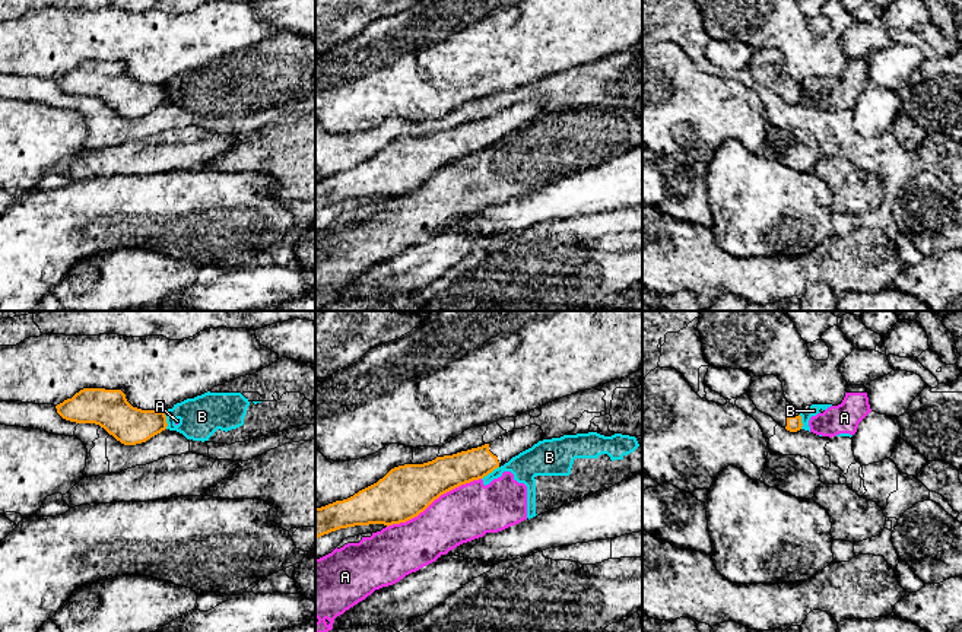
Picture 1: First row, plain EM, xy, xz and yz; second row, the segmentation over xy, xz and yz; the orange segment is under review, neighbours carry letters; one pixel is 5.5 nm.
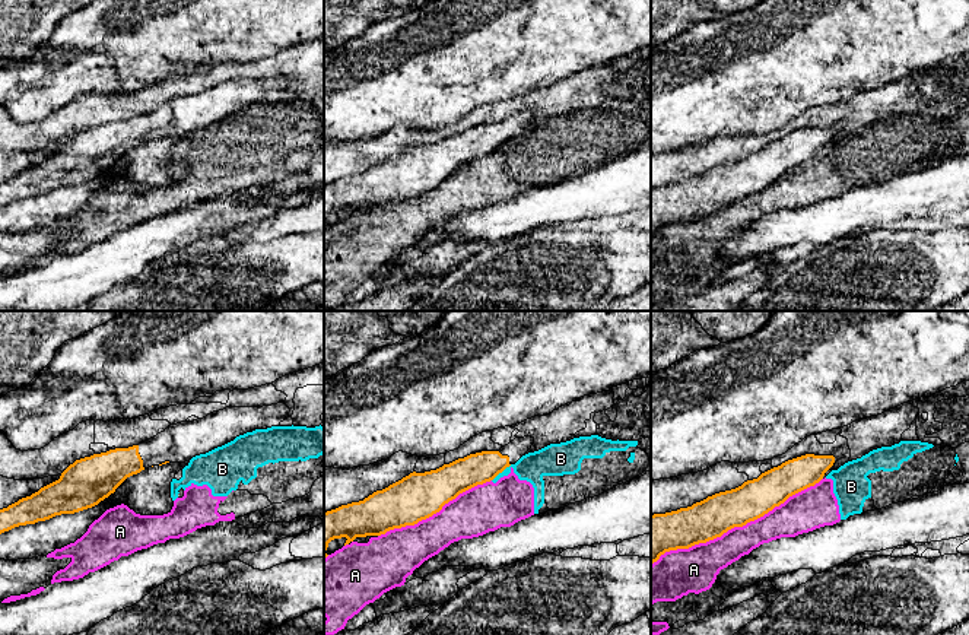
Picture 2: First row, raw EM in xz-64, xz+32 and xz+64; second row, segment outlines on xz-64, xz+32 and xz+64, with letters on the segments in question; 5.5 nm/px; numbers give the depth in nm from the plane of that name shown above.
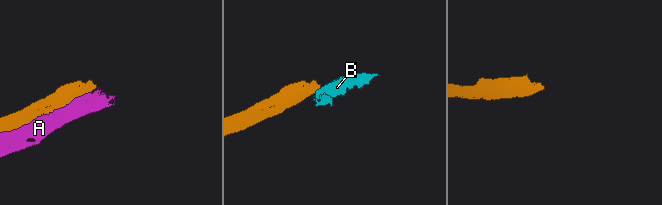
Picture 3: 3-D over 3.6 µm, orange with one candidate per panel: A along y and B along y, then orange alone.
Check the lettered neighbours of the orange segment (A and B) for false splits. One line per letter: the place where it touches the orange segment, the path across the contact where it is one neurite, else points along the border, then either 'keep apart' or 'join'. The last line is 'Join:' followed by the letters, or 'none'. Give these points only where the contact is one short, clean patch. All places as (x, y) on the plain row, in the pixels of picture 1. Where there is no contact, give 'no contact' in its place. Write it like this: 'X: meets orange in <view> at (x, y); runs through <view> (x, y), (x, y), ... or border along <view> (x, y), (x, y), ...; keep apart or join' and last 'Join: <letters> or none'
A: meets orange in xz at (434, 172); keep apart
B: meets orange in xy at (165, 94); border along xy (162, 85), (167, 101); keep apart
Join: none

